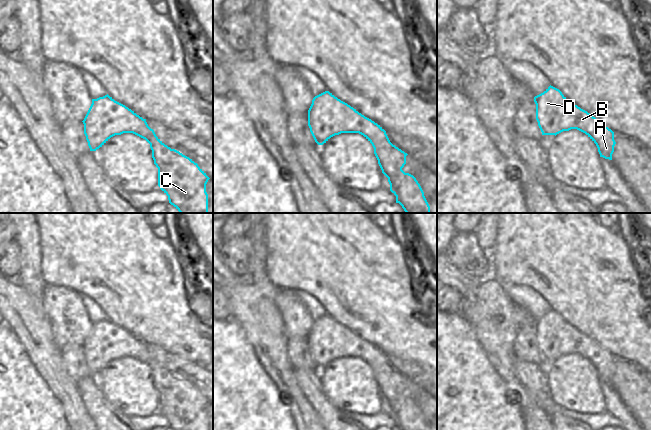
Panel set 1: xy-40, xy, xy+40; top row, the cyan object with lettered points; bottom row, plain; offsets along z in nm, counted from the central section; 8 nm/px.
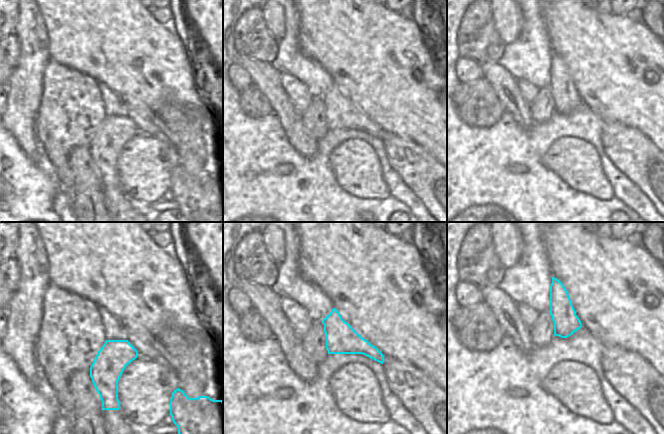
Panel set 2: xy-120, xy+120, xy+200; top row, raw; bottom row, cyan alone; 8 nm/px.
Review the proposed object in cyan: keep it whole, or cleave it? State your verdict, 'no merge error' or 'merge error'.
no merge error

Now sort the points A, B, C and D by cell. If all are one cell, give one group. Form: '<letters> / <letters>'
A B C D

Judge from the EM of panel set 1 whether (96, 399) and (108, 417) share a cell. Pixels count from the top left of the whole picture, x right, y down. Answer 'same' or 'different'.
same

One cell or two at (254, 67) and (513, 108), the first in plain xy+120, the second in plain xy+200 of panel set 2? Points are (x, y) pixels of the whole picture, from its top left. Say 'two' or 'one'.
one

